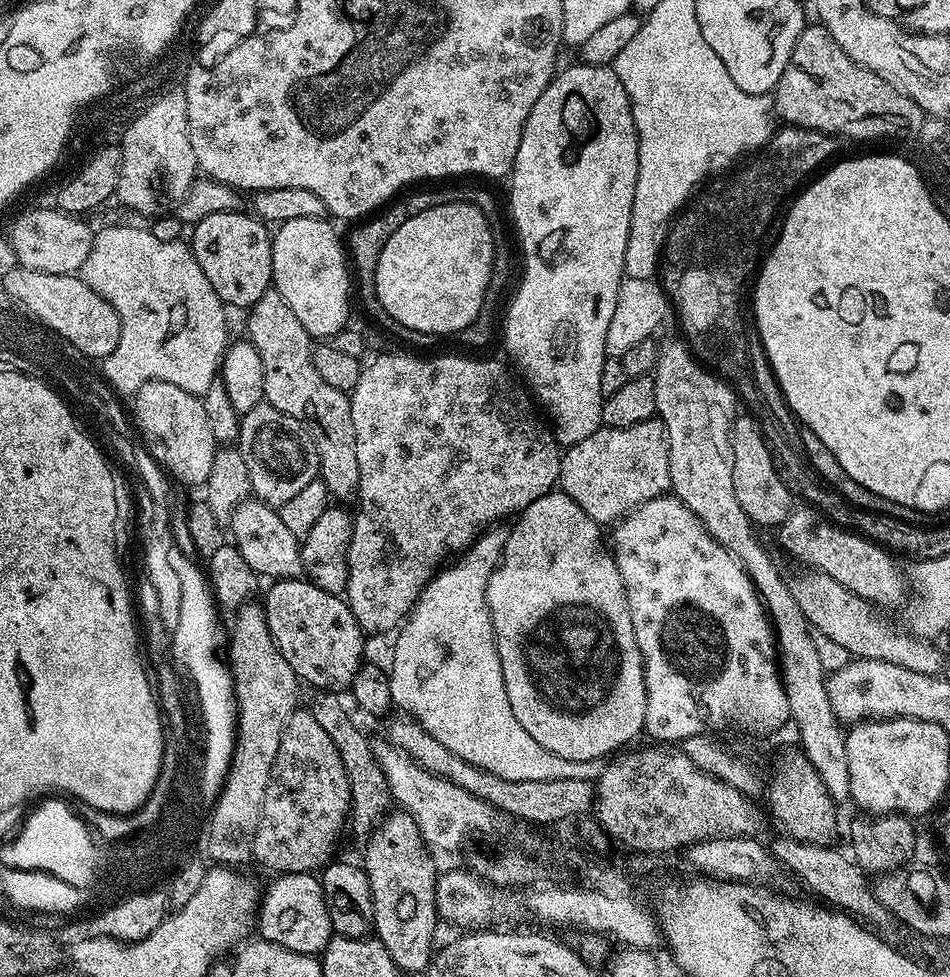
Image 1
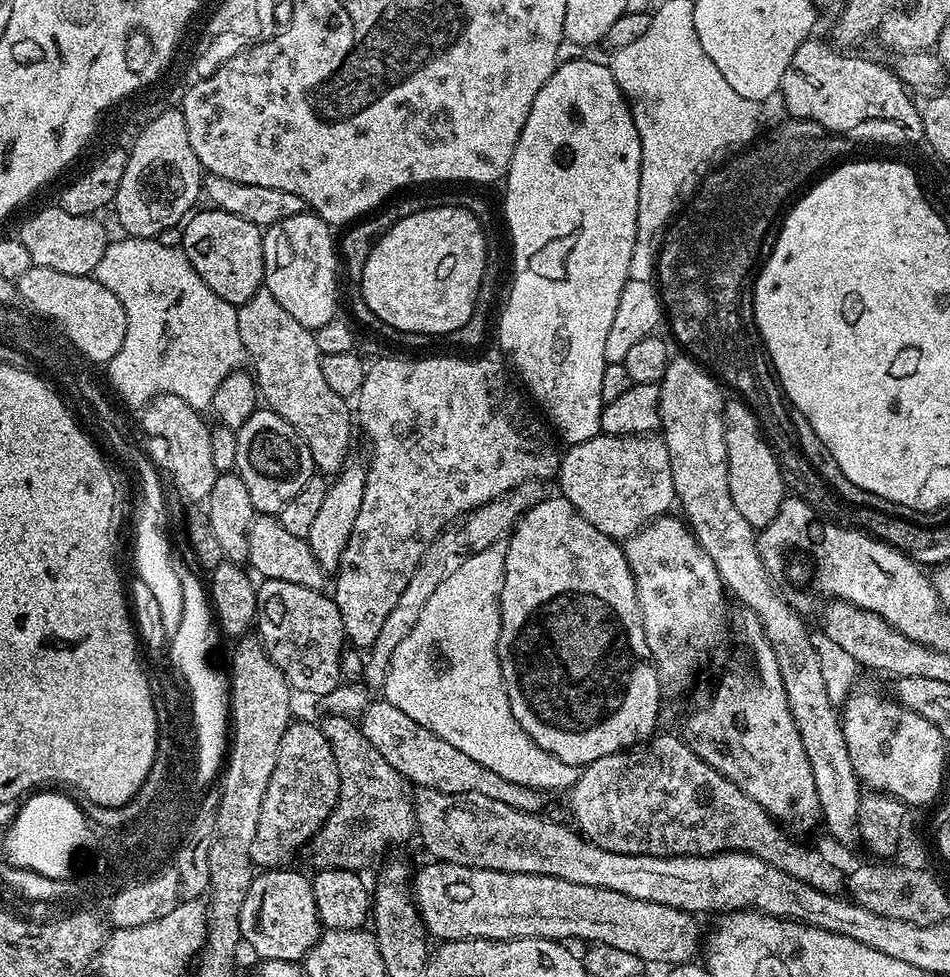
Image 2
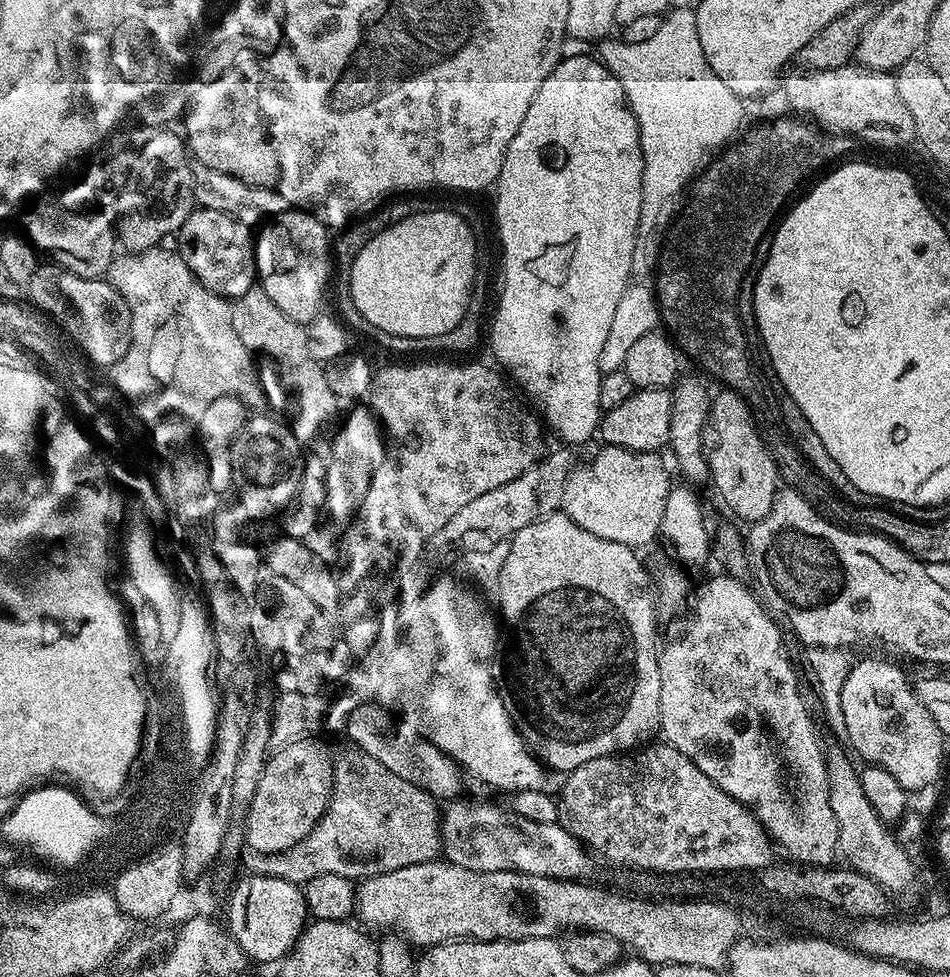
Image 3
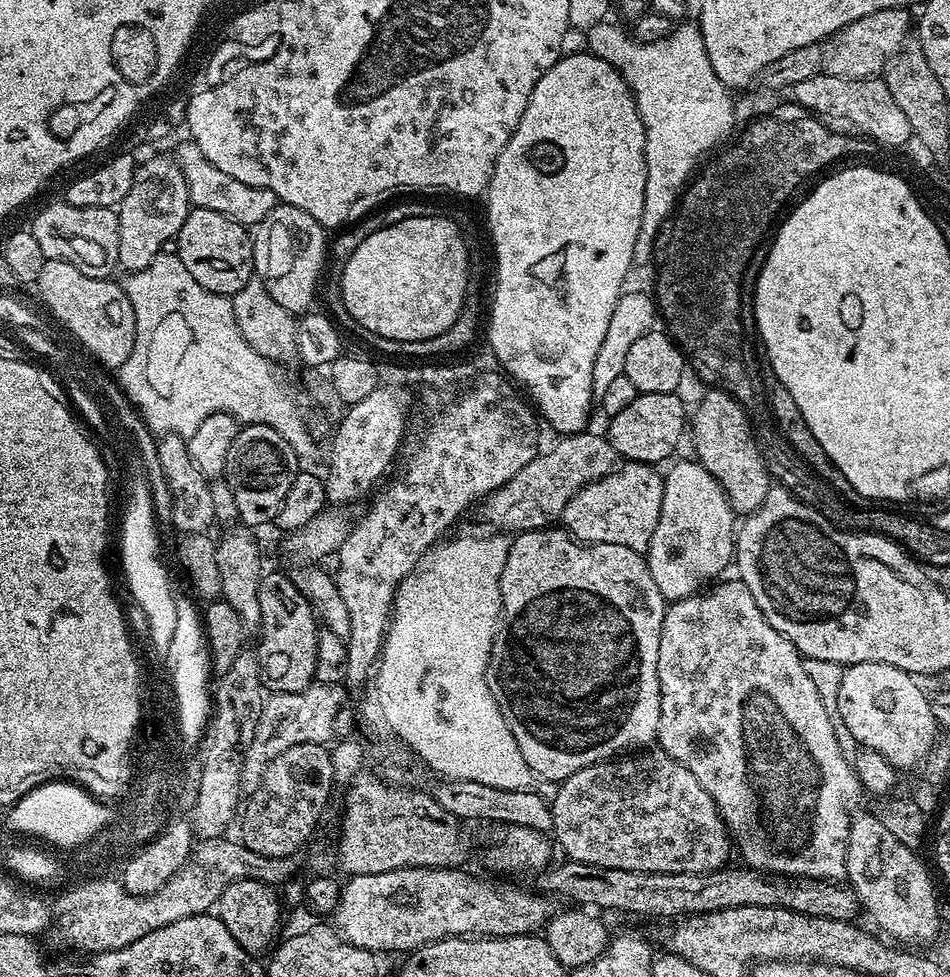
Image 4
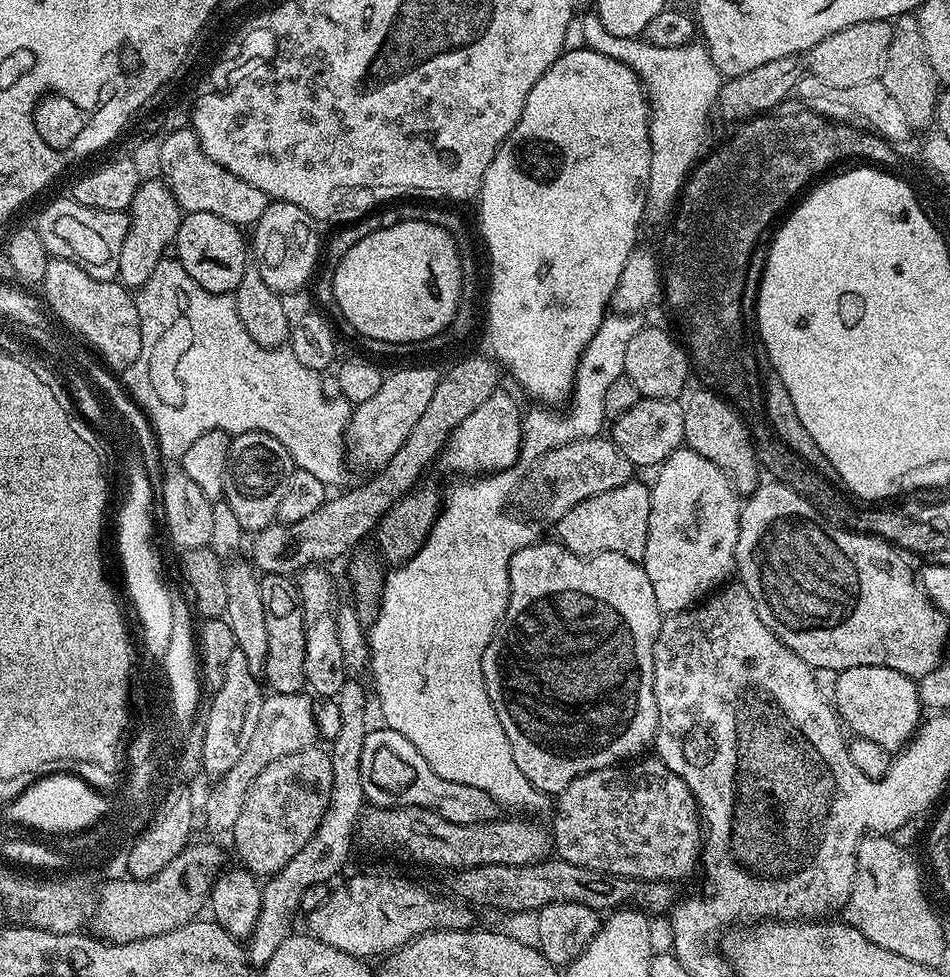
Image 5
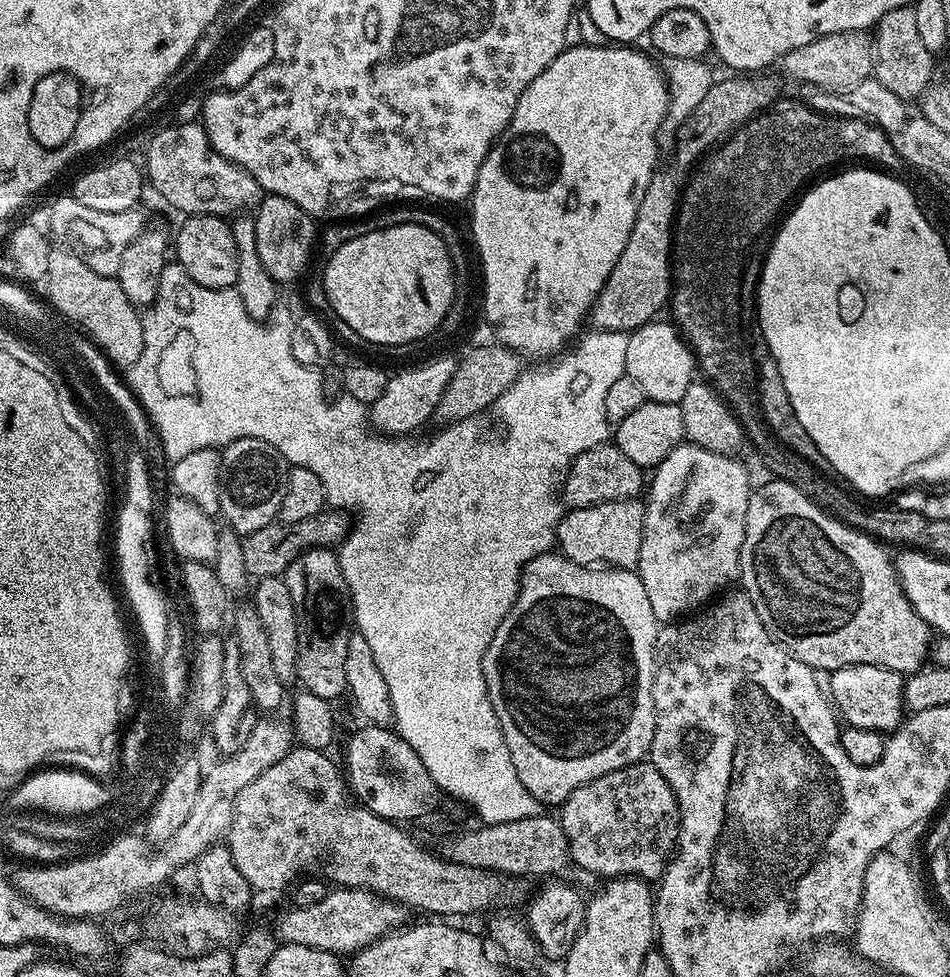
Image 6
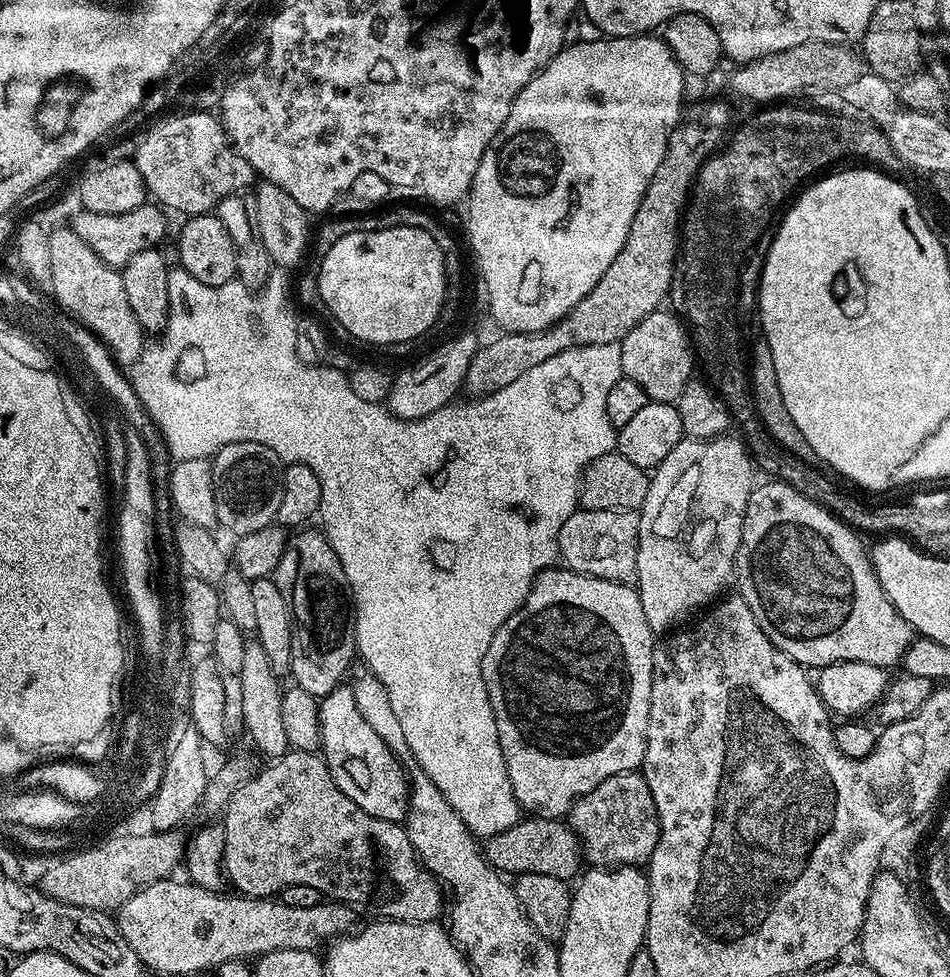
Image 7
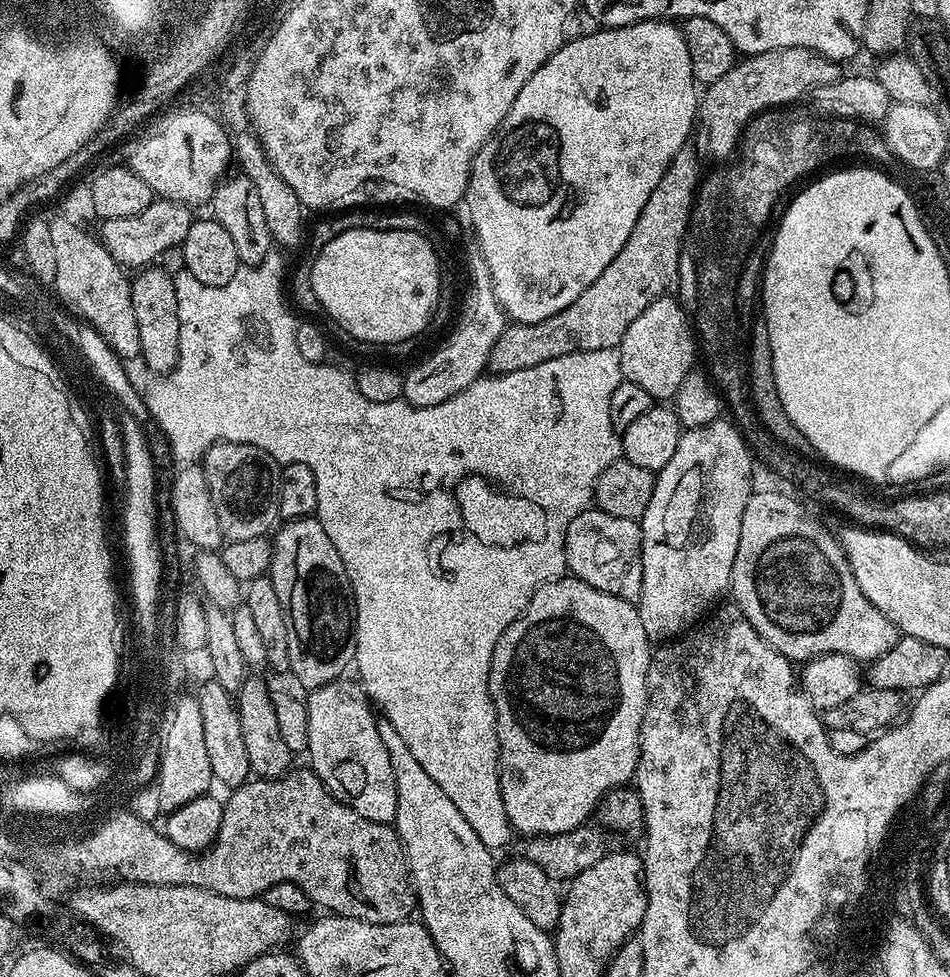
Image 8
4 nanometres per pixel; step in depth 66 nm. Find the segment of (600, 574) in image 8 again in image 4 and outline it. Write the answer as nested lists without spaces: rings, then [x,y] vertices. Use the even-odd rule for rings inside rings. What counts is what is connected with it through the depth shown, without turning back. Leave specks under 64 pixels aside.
[[[624,462],[611,474],[586,485],[570,502],[562,517],[569,536],[591,546],[613,544],[630,546],[630,550],[644,554],[654,538],[658,514],[662,512],[664,476],[650,464]]]

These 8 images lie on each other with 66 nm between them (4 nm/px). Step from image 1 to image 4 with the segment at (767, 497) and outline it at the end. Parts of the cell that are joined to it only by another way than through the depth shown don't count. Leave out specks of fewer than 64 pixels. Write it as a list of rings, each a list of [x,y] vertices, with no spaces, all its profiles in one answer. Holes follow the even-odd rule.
[[[708,391],[712,392],[706,393],[690,412],[690,440],[692,436],[695,459],[721,484],[733,513],[753,512],[766,500],[770,477],[753,425],[748,425],[749,413],[730,392]]]

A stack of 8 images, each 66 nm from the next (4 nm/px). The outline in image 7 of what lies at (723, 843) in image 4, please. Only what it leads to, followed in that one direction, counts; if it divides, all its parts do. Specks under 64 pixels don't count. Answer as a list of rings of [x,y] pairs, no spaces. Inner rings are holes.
[[[639,771],[614,774],[606,782],[598,782],[590,794],[576,801],[570,813],[570,827],[580,840],[583,859],[602,868],[647,865],[660,837],[654,798]]]

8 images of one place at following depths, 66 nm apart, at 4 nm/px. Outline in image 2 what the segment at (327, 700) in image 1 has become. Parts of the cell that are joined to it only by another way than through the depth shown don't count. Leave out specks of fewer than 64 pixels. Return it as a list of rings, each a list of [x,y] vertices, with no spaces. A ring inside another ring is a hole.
[[[330,714],[322,727],[330,750],[334,750],[334,762],[338,762],[340,791],[328,821],[306,845],[308,864],[312,870],[337,868],[363,873],[387,848],[417,835],[414,800],[404,777],[370,744],[355,719]]]

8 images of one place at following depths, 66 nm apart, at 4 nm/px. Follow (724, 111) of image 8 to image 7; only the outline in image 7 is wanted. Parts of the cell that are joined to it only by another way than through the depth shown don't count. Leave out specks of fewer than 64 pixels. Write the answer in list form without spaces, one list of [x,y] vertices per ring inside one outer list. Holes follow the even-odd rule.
[[[811,40],[798,46],[790,46],[790,50],[778,50],[774,54],[766,54],[748,64],[741,64],[732,76],[732,92],[744,100],[753,100],[756,106],[764,106],[769,102],[784,102],[795,92],[817,84],[820,90],[835,90],[842,86],[850,86],[854,78],[862,74],[862,56],[855,47],[847,43],[831,44],[828,40]]]

